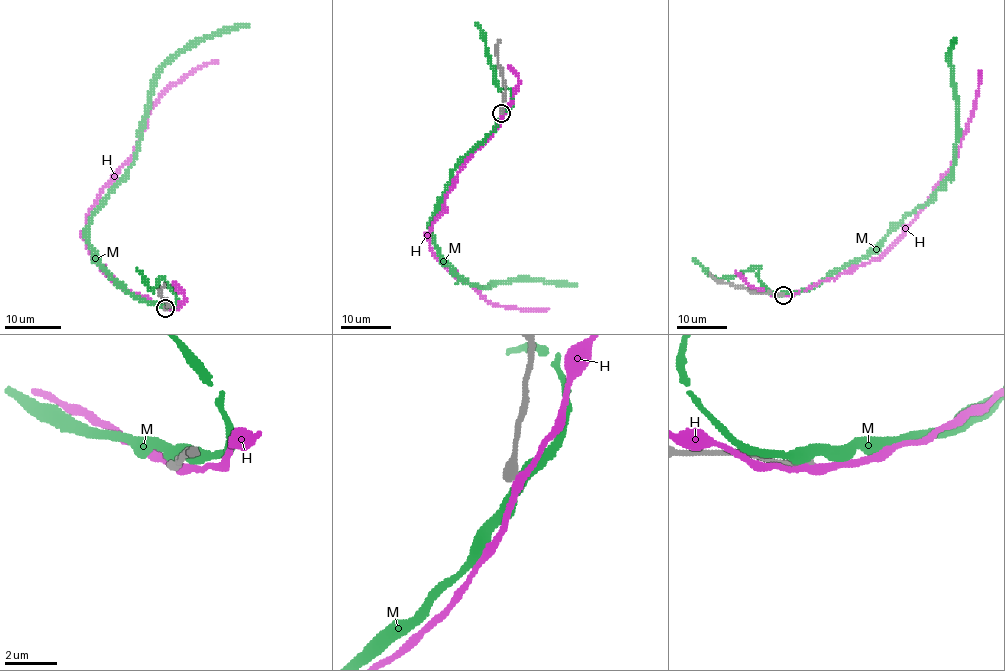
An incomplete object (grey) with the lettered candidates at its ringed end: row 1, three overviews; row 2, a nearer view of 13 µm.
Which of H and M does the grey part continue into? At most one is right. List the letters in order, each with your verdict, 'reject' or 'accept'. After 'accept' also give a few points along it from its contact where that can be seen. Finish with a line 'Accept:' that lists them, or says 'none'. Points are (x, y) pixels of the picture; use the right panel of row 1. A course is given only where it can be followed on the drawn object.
H: reject
M: reject
Accept: none

